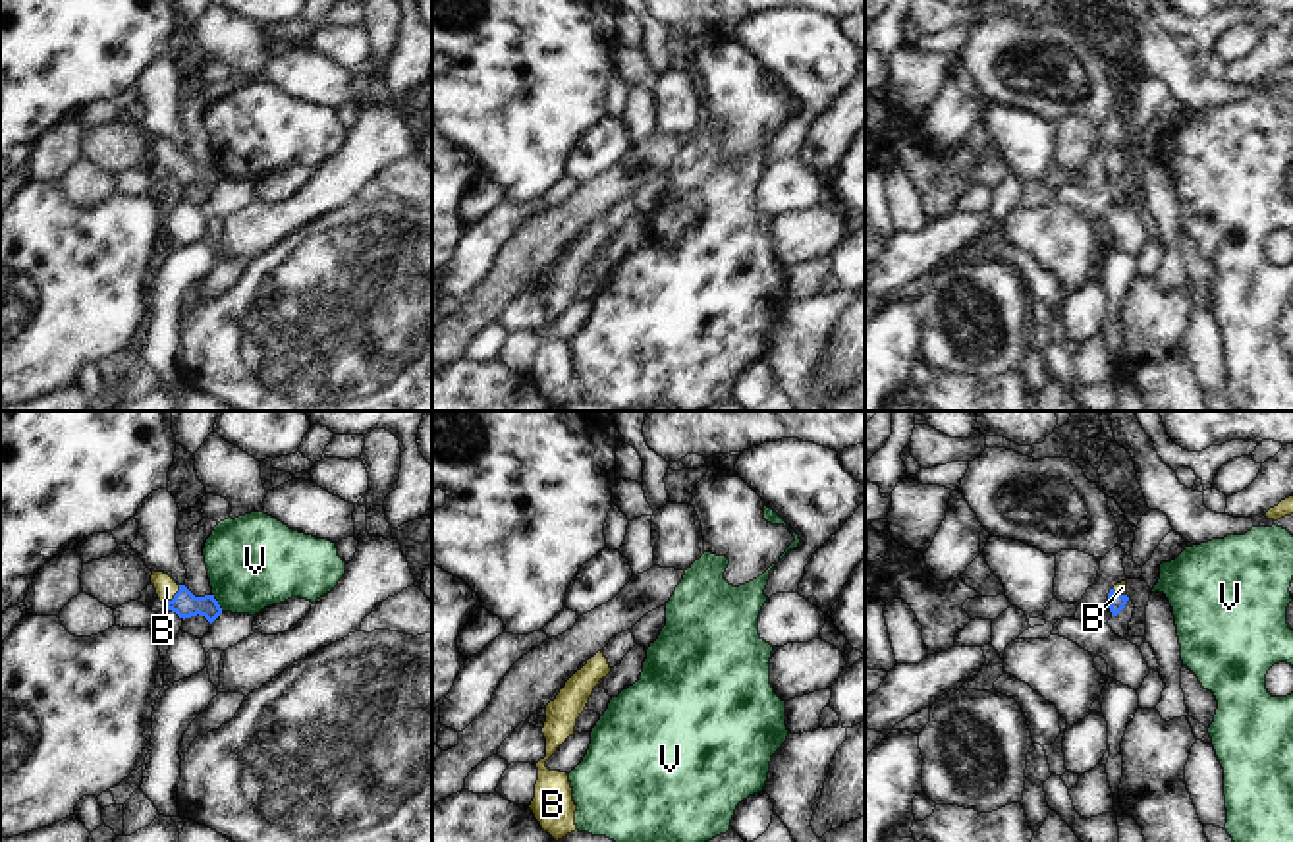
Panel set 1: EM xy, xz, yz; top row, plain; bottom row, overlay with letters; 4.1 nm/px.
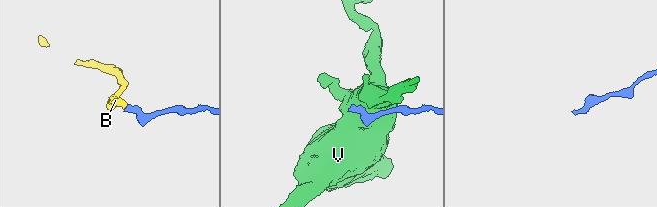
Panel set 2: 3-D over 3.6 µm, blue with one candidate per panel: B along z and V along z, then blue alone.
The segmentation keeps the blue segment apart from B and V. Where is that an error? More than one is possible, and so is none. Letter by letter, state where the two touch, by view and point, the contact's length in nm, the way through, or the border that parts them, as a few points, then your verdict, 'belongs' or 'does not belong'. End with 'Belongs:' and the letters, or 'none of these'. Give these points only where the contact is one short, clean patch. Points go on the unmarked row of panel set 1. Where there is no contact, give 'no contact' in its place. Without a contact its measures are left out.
B: meets blue in xy at (174, 163); contact 110 nm long; runs through xy (184, 170), (174, 163), (166, 155); belongs
V: meets blue in xy at (217, 170); contact 90 nm long; border along xy (213, 161), (222, 178); does not belong
Belongs: B

